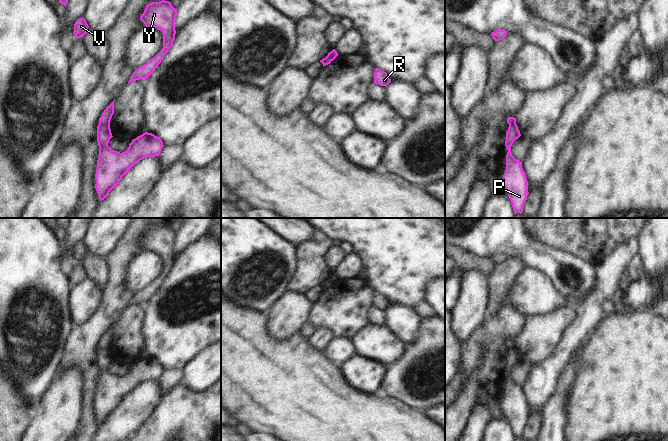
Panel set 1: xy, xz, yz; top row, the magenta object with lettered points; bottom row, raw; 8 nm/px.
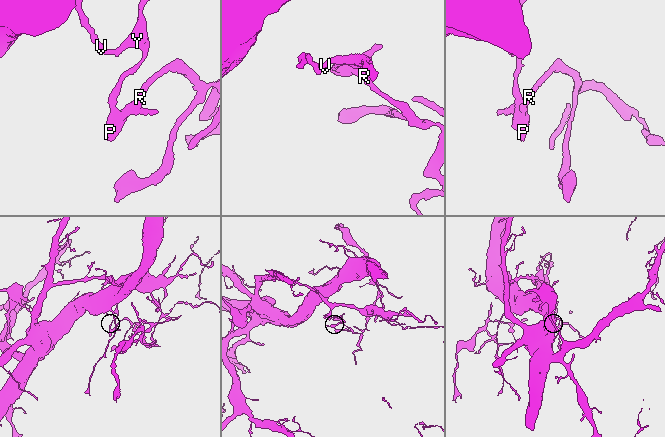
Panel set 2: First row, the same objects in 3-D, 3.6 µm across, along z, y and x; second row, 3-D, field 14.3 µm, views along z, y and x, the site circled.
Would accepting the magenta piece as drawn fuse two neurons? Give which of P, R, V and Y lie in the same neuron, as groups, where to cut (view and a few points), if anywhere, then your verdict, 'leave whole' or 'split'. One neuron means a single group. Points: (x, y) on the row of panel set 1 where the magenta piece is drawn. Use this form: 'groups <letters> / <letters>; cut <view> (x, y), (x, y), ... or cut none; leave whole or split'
groups P R / V Y; cut xy (99, 123), (109, 125); split

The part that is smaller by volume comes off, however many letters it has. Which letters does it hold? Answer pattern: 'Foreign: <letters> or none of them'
Foreign: P, R

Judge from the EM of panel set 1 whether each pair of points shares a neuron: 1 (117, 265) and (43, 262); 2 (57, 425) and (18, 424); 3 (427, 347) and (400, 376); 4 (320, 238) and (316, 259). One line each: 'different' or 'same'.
1: different
2: different
3: same
4: same

